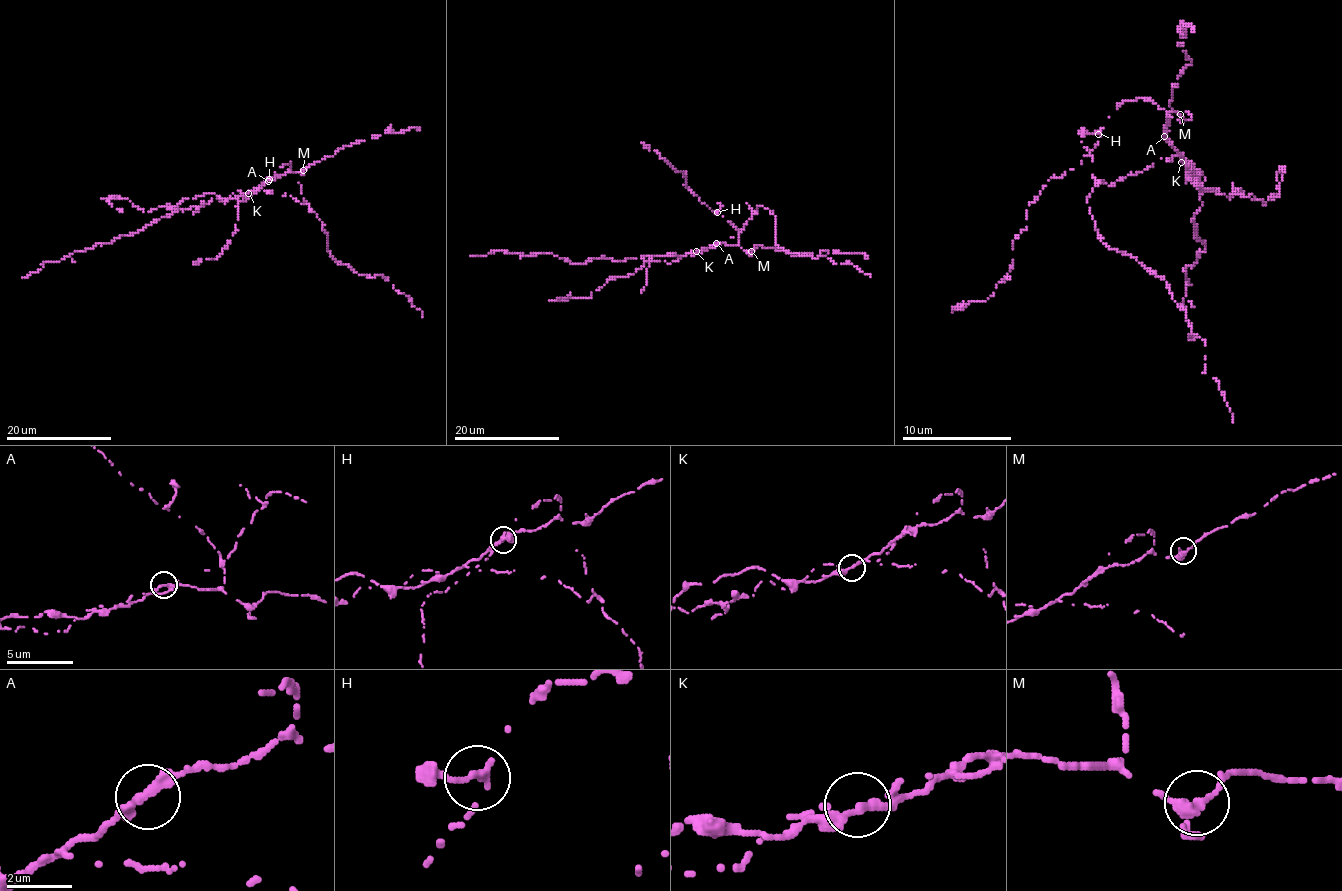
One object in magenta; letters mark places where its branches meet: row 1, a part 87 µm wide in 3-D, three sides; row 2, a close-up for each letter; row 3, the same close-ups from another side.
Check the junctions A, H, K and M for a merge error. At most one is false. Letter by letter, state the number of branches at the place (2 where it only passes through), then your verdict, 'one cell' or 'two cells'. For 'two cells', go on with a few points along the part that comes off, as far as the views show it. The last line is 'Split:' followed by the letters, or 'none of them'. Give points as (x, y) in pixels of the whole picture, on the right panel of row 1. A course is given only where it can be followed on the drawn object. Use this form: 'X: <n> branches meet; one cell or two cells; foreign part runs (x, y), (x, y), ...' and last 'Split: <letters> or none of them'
A: 2 branches meet; one cell
H: 2 branches meet; one cell
K: 3 branches meet; two cells
M: 3 branches meet; one cell
Split: K

